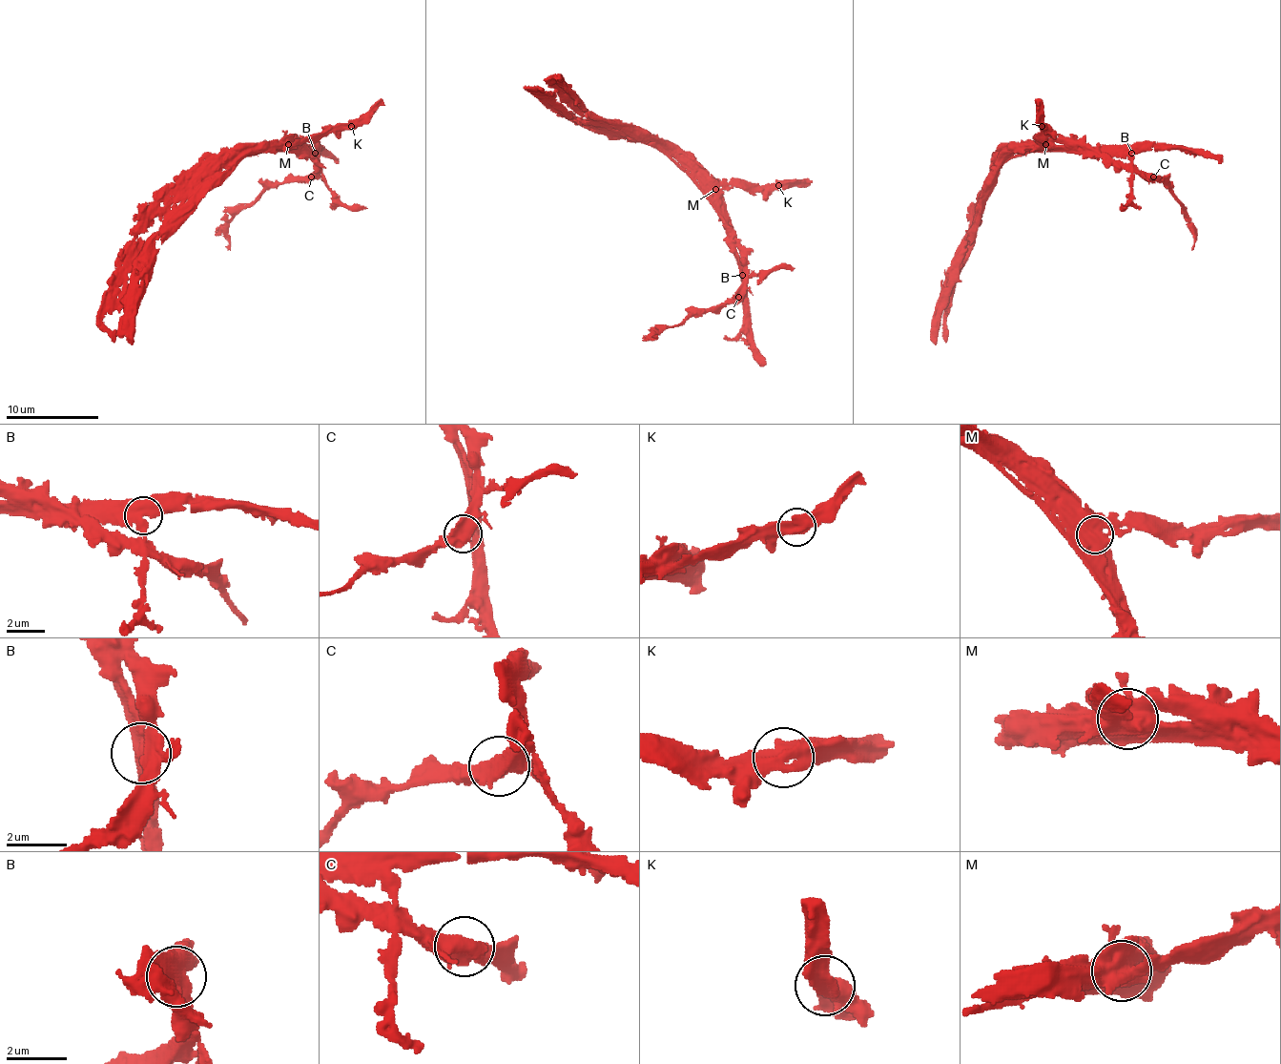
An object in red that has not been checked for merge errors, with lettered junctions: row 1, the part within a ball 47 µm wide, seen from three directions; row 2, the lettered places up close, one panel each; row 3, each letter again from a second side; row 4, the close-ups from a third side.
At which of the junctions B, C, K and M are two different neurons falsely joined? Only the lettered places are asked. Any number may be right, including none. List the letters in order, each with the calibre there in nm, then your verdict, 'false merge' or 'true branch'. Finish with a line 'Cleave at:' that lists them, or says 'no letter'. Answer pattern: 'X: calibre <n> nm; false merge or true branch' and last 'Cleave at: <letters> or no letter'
B: calibre 500 nm; false merge
C: calibre 650 nm; true branch
K: calibre 500 nm; true branch
M: calibre 800 nm; false merge
Cleave at: B, M

